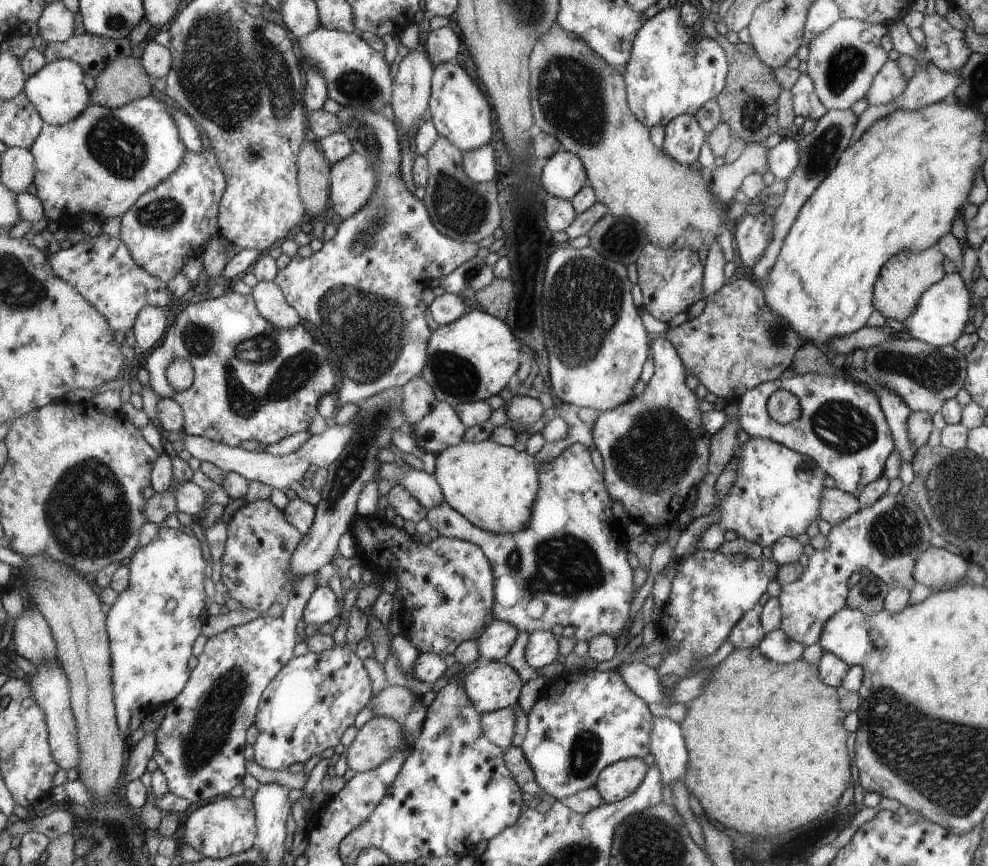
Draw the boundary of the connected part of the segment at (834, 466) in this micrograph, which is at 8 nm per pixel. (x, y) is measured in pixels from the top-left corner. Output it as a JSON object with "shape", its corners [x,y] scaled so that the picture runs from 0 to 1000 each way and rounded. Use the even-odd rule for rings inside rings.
{"shape":[[[816,431],[813,433],[803,433],[801,436],[784,438],[775,442],[767,443],[766,447],[756,452],[752,457],[748,457],[746,464],[748,492],[758,503],[758,506],[776,506],[784,513],[790,513],[795,517],[800,517],[815,527],[821,528],[832,540],[835,548],[843,552],[845,562],[853,568],[869,573],[869,568],[876,564],[877,559],[887,554],[894,546],[894,533],[902,524],[902,506],[900,495],[894,483],[893,471],[890,471],[888,457],[884,450],[880,450],[873,442],[865,443],[861,439],[855,439],[851,434],[833,434],[833,432]],[[784,450],[797,450],[805,457],[809,468],[809,482],[797,490],[784,488],[778,483],[774,472],[776,460]]]}

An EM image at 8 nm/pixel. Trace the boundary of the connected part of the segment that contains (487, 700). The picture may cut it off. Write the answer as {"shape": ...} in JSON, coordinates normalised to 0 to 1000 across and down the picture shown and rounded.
{"shape":[[[494,763],[477,774],[469,785],[469,794],[485,824],[519,815],[525,801],[525,781],[512,763]]]}

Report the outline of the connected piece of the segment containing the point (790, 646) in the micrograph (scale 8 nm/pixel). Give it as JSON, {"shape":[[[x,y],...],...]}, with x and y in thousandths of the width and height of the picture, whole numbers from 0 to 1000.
{"shape":[[[786,725],[774,731],[771,739],[766,744],[766,748],[772,758],[788,767],[809,762],[814,746],[802,740],[790,726]]]}

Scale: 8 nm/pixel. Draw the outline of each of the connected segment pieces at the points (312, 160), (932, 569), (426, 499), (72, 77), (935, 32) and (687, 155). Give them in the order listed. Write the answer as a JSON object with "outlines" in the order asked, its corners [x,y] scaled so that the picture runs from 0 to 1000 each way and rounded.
{"outlines":[[[[311,158],[302,178],[303,226],[316,249],[326,252],[327,240],[333,229],[333,192],[326,173],[321,173]]],[[[936,633],[928,647],[923,665],[925,672],[942,681],[965,673],[973,673],[977,666],[980,648],[973,641],[963,640],[950,633]]],[[[383,533],[381,552],[382,555],[386,553],[400,554],[400,557],[408,560],[408,564],[411,564],[431,589],[449,579],[447,568],[438,548],[430,546],[430,544],[420,543],[418,539],[412,540],[410,535]]],[[[62,67],[49,72],[46,79],[41,79],[37,85],[26,92],[24,104],[48,143],[62,145],[78,139],[86,129],[86,125],[92,119],[93,107],[86,99],[86,84],[85,79],[78,72]]],[[[940,16],[934,20],[931,33],[935,39],[938,68],[954,83],[972,80],[983,62],[977,51],[976,37],[961,30],[956,20]]],[[[690,132],[673,143],[670,173],[685,189],[698,192],[705,186],[707,171],[714,162],[715,154],[702,133]]]]}

